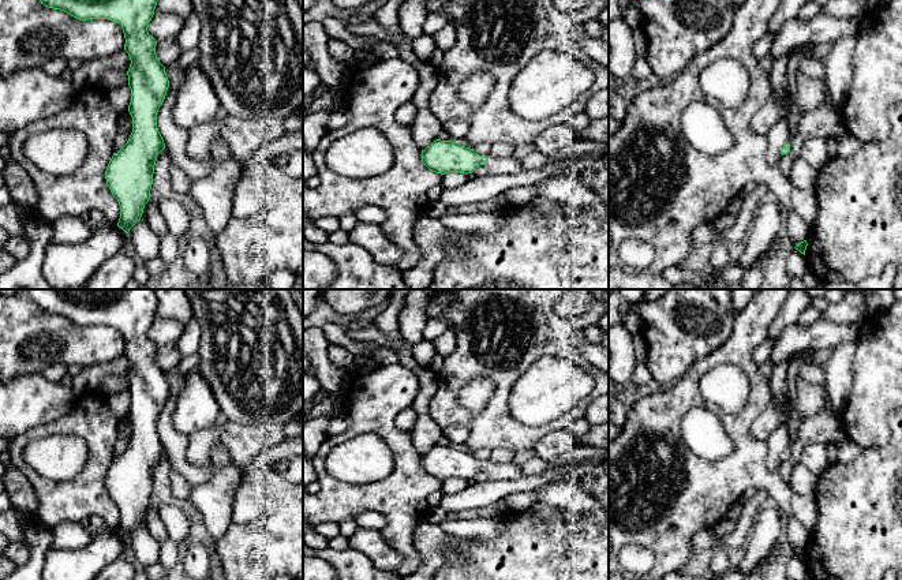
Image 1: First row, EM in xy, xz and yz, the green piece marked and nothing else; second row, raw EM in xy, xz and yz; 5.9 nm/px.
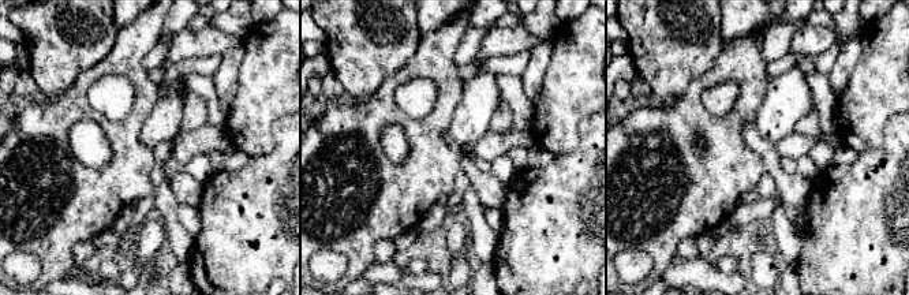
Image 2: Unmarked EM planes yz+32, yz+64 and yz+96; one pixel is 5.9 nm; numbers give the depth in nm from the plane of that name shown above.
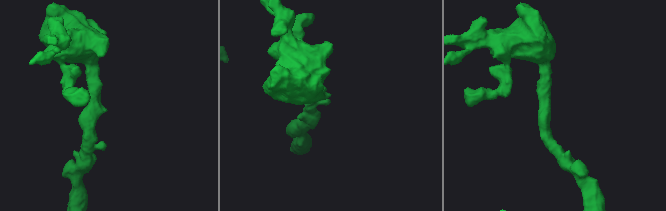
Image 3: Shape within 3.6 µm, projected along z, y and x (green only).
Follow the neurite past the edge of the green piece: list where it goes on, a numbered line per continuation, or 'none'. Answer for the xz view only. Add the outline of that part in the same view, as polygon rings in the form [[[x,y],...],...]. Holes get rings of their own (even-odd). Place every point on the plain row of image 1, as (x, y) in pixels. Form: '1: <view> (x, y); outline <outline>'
1: xz (502, 471); outline [[[512,463],[498,465],[487,464],[484,471],[491,480],[520,480],[525,476],[523,471]]]

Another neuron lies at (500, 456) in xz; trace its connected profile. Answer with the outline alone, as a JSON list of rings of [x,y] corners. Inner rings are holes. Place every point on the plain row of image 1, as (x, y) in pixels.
[[[495,449],[491,453],[489,464],[509,464],[514,459],[514,450],[510,449]]]

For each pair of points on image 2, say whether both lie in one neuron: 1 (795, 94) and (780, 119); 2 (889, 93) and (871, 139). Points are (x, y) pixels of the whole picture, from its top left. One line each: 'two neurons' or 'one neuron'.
1: one neuron
2: one neuron

